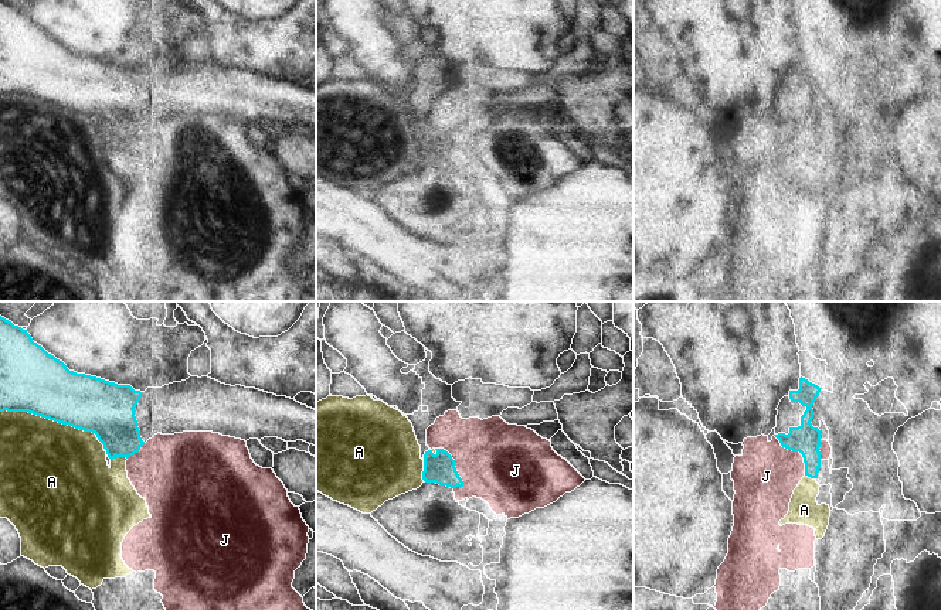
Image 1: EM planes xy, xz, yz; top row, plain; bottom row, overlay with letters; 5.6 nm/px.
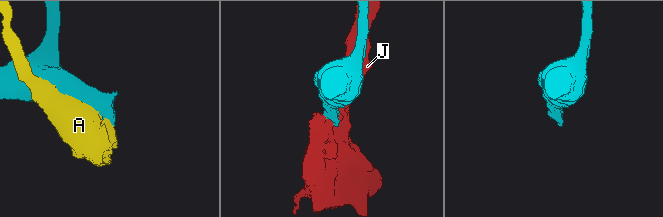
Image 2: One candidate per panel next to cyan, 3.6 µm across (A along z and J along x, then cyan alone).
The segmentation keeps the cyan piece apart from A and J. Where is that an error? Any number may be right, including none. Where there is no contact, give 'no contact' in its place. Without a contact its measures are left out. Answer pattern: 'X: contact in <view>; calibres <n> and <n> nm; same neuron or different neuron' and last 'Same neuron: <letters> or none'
A: contact in xy; calibres 360 and 500 nm; different neuron
J: contact in xz; calibres 170 and 460 nm; different neuron
Same neuron: none

